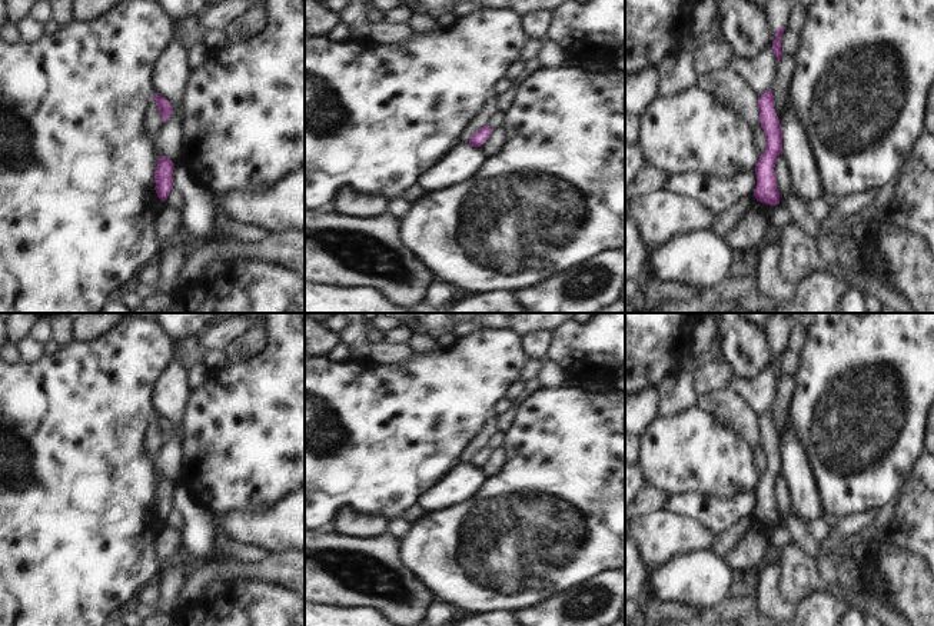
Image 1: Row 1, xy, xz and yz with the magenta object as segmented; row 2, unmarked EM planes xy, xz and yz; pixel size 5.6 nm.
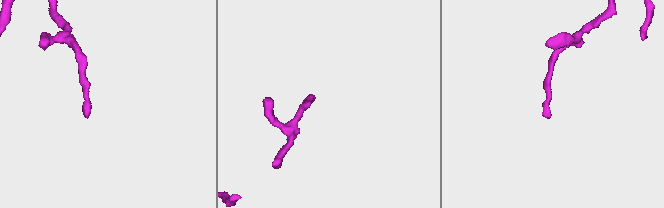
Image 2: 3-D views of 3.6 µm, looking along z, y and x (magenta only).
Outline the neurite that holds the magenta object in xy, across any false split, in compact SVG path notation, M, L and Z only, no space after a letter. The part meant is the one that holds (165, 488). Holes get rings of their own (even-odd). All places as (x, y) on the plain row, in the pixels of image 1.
M160 476L156 490L154 490L154 503L156 503L156 513L157 517L164 522L173 509L173 490L174 485L166 476Z

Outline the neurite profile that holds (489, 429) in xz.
M492 414L482 430L468 443L468 446L463 449L459 463L466 464L469 463L469 459L483 446L488 446L489 437L493 436L498 429L495 426L496 416Z

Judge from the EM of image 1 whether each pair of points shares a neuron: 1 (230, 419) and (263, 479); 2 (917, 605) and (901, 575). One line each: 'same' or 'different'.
1: same
2: same

